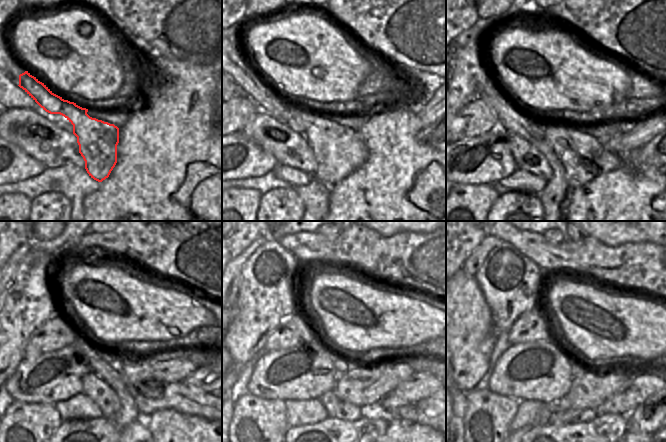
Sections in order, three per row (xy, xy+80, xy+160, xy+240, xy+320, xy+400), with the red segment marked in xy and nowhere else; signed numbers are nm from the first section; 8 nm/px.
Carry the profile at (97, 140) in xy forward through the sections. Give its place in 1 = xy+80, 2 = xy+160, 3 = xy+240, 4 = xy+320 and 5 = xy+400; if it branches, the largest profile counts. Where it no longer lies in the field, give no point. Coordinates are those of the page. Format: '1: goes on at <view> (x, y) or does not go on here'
1: goes on at xy+80 (337, 156)
2: goes on at xy+160 (580, 169)
3: goes on at xy+240 (177, 396)
4: goes on at xy+320 (411, 413)
5: does not go on here

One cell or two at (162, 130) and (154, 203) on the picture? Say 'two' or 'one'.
one

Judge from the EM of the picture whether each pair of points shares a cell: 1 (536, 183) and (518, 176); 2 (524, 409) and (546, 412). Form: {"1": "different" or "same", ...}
{"1": "same", "2": "same"}

